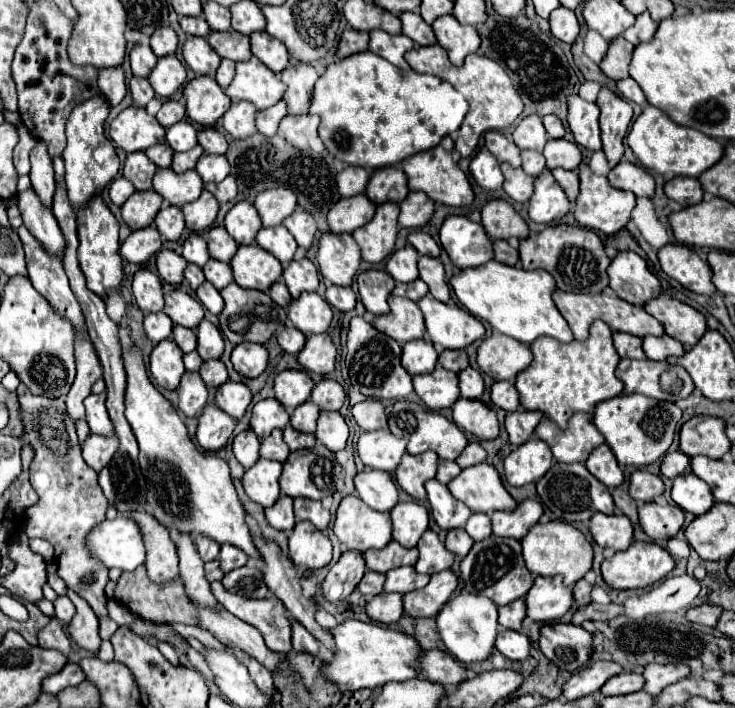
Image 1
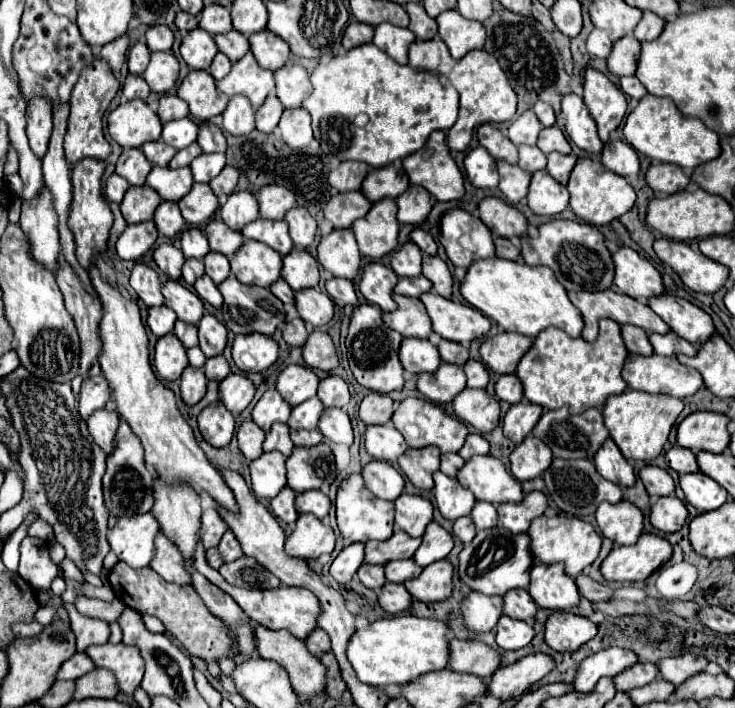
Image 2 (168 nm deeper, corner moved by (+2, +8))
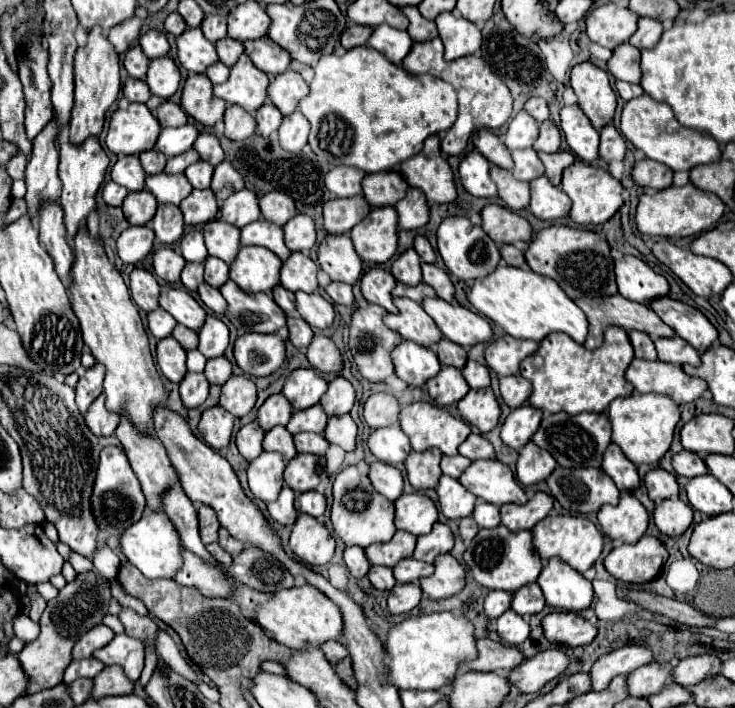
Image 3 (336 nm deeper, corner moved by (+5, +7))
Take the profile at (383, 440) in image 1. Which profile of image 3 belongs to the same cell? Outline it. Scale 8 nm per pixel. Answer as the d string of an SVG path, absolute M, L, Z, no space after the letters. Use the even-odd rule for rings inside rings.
M382 427L372 431L368 447L376 459L386 461L390 465L404 463L408 453L412 451L410 439L400 431L400 427Z

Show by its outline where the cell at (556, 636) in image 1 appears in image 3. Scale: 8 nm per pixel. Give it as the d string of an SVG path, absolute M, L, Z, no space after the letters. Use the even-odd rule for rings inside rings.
M548 613L542 619L542 629L548 641L568 647L588 645L596 637L596 627L576 613Z

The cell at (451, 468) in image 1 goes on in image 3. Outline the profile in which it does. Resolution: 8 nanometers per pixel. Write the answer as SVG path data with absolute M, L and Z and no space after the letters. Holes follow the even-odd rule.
M454 455L454 457L442 457L442 471L444 471L444 475L448 475L448 477L454 477L454 479L458 479L464 471L466 471L466 467L470 465L472 461L470 459L466 459L466 457L462 457L462 455Z

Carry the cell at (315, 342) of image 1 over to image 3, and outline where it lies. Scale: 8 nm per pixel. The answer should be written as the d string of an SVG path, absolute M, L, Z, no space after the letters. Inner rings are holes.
M316 335L312 339L312 345L308 347L306 357L312 363L312 367L322 373L340 373L340 369L344 367L338 347L330 337L324 337L324 335Z

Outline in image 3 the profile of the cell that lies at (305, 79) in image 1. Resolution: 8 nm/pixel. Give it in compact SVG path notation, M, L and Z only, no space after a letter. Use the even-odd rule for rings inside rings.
M286 71L280 73L272 79L268 87L268 97L270 101L280 109L282 115L290 115L296 111L298 103L310 93L308 83L296 73L296 71Z

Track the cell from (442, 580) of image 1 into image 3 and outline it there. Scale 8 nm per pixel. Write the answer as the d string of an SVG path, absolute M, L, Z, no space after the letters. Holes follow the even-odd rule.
M450 553L440 555L434 561L434 567L434 575L420 579L420 587L430 599L448 599L464 589L466 569Z

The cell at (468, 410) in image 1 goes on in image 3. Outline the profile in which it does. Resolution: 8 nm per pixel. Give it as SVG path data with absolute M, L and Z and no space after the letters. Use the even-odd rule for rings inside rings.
M470 389L468 395L458 403L462 419L480 429L480 433L492 431L500 419L500 405L492 389Z

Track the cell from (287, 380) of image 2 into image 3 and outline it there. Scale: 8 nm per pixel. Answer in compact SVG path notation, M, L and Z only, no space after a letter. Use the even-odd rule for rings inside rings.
M296 369L288 375L282 393L292 403L294 411L308 409L320 401L328 383L314 369Z

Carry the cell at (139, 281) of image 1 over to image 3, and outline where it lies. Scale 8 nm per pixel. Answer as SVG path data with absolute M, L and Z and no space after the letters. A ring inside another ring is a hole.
M134 269L130 273L130 295L132 301L144 309L146 313L158 309L158 297L160 297L160 285L152 273L146 269Z

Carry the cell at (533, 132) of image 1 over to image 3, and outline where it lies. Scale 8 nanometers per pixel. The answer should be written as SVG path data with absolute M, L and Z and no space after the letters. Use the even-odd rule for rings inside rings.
M520 111L508 125L508 131L506 131L506 147L508 149L526 149L526 147L532 147L534 141L538 139L538 127L540 123L530 117L526 111Z

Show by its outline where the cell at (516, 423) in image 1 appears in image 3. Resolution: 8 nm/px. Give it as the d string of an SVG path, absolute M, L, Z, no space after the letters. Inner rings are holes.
M522 405L514 409L502 425L502 441L508 447L520 451L530 441L530 437L538 431L540 419L542 419L542 411L532 405Z

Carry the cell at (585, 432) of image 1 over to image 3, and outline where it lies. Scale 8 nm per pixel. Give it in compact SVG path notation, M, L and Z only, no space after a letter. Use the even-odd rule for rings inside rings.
M554 413L546 415L540 423L540 429L534 433L532 441L550 451L560 467L566 469L582 469L582 467L600 467L602 455L606 447L610 445L612 425L608 419L608 413L580 413L580 415L568 415L568 413Z

